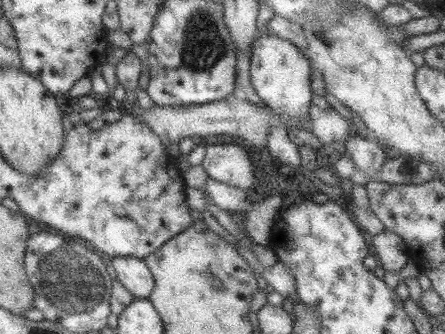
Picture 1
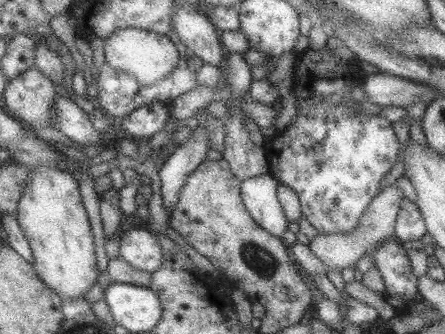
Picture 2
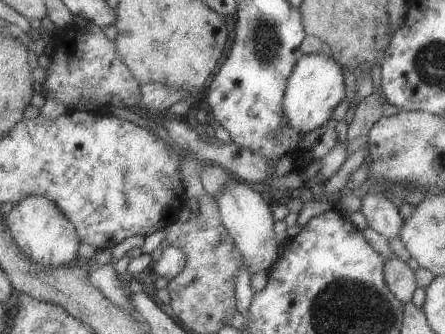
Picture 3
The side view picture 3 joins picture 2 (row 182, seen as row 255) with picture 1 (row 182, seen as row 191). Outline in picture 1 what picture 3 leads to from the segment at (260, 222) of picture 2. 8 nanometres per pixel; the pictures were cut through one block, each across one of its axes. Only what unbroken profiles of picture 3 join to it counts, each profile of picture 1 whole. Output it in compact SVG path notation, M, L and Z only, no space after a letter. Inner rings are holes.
M209 144L205 146L205 158L201 162L203 170L209 178L217 182L225 182L235 188L251 188L253 168L251 158L245 148L235 144Z

